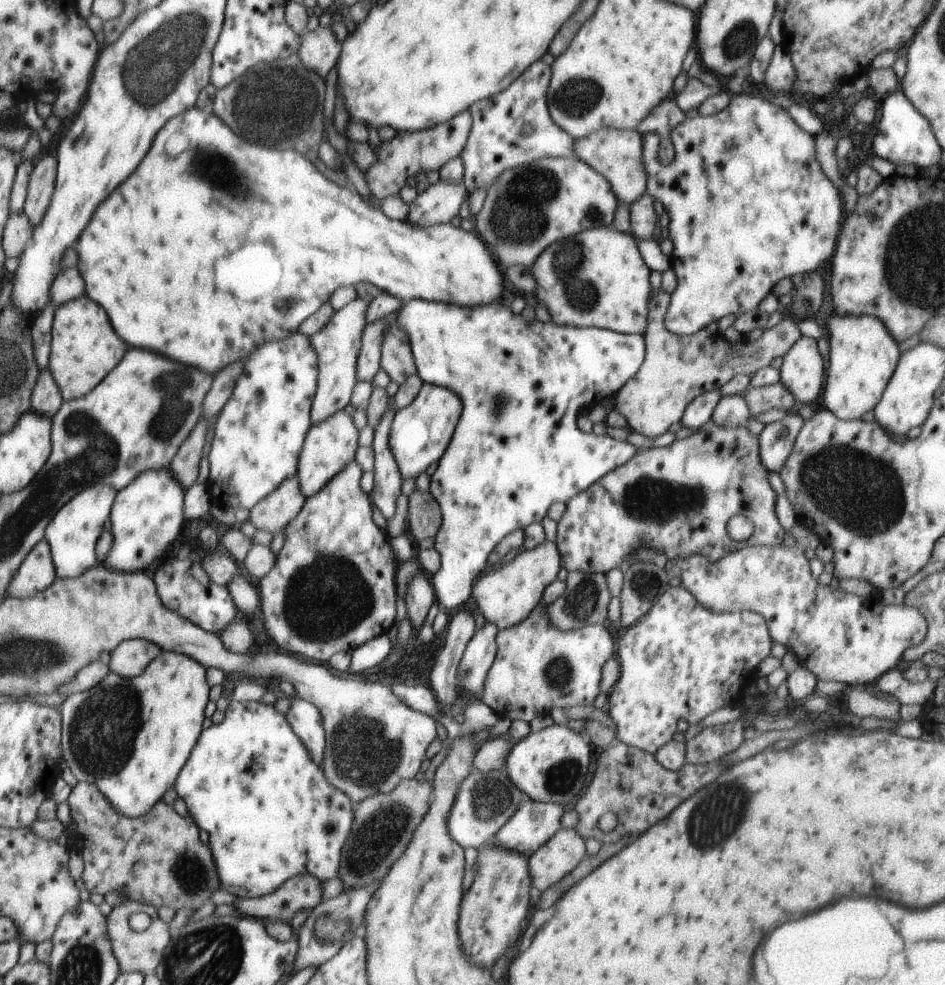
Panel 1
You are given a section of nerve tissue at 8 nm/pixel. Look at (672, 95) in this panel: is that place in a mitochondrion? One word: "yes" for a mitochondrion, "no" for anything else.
no

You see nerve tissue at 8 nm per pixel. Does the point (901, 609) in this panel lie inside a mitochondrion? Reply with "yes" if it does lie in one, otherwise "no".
no

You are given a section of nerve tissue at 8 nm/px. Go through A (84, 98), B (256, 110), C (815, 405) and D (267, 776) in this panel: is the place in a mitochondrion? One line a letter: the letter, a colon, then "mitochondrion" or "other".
A: other
B: mitochondrion
C: other
D: other

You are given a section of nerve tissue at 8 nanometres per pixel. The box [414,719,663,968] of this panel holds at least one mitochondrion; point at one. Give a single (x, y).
(490, 798)

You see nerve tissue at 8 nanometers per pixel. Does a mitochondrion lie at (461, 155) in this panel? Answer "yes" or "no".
no

